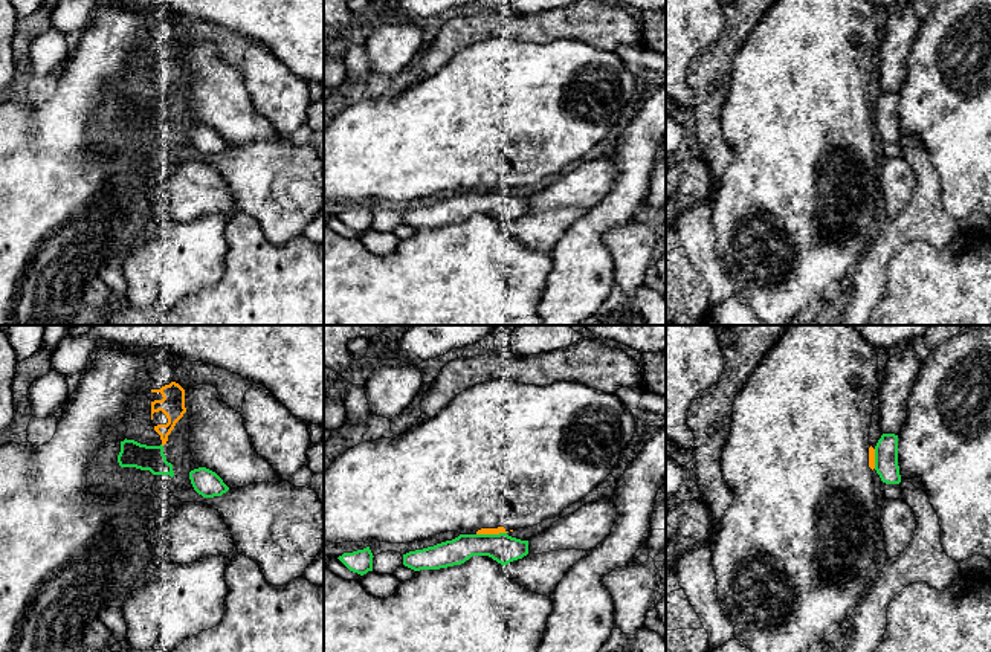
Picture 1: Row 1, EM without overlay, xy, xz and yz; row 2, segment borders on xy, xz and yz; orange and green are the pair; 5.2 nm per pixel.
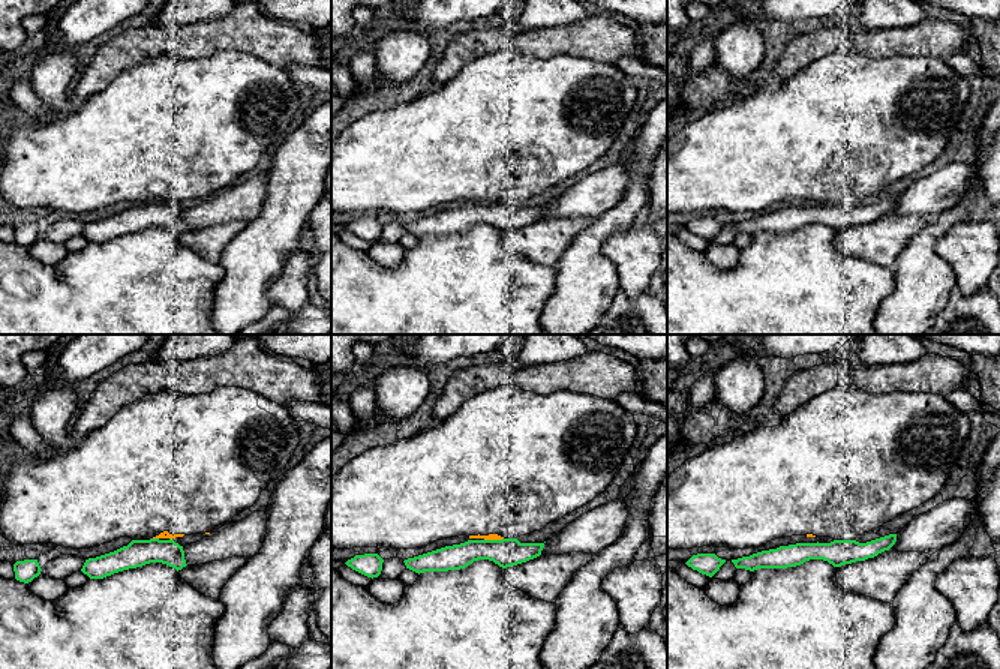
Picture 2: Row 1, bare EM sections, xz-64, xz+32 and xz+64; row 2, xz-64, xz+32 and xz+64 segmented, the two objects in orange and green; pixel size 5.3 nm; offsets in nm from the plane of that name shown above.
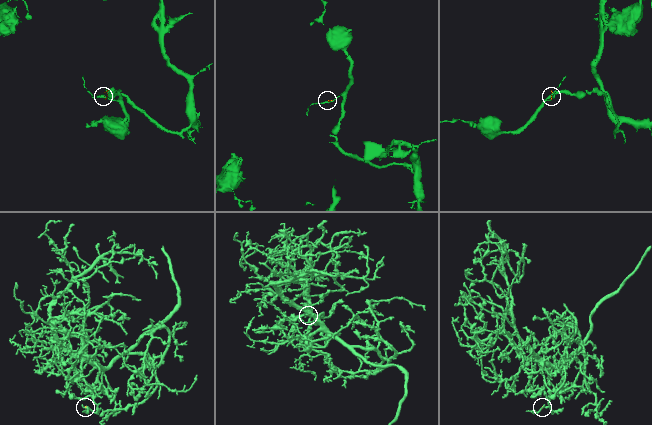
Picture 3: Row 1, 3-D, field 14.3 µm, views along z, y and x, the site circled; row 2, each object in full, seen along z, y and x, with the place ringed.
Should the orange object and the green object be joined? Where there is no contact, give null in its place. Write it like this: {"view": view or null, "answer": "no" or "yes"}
{"view": "xz", "answer": "no"}

